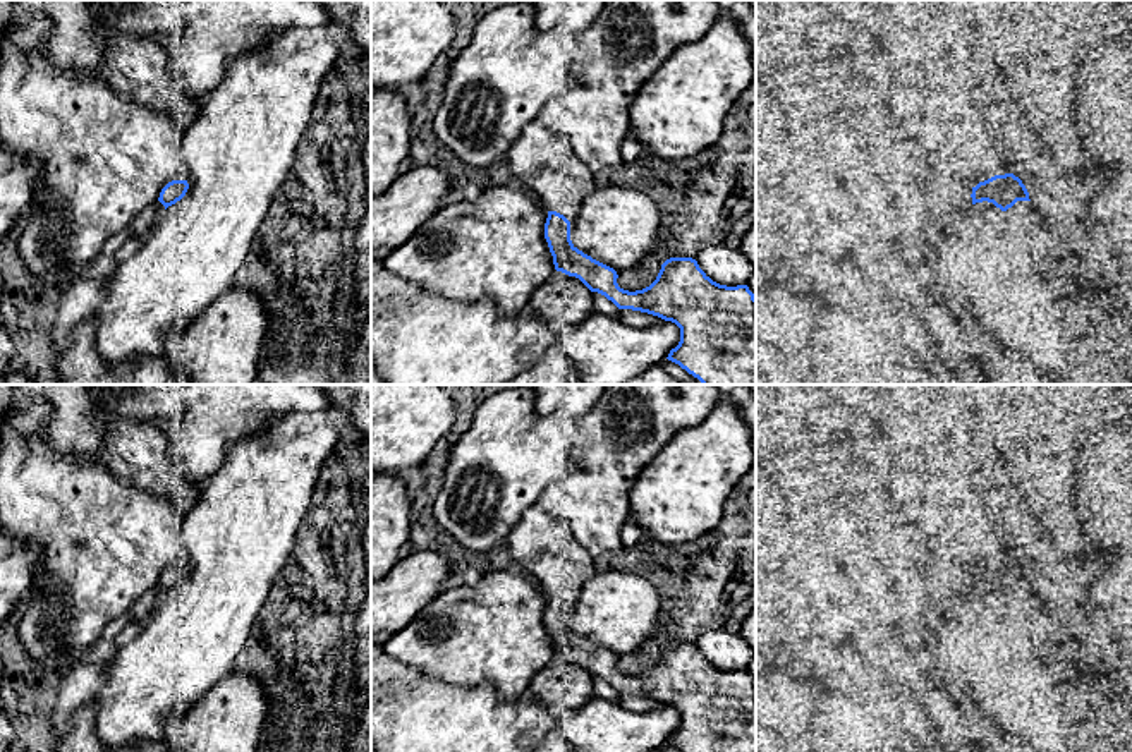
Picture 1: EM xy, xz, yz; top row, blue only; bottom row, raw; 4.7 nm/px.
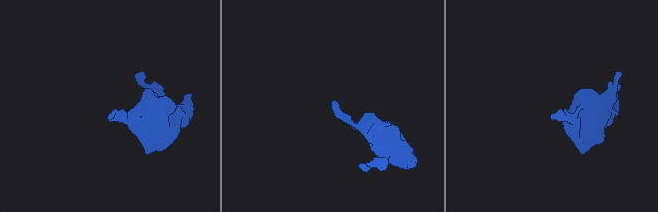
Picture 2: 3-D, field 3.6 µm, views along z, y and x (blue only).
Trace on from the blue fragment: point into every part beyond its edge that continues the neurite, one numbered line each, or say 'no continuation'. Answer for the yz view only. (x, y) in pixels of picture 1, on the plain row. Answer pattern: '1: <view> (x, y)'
1: yz (926, 582)

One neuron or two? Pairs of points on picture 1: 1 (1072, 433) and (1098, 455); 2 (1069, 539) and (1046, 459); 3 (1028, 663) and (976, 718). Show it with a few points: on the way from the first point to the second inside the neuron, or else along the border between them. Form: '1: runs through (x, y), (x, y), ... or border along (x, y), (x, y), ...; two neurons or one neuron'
1: border along (1088, 435), (1079, 454), (1079, 476), (1076, 481); two neurons
2: runs through (1060, 519), (1048, 479); one neuron
3: border along (952, 694), (967, 694), (1007, 733); two neurons

